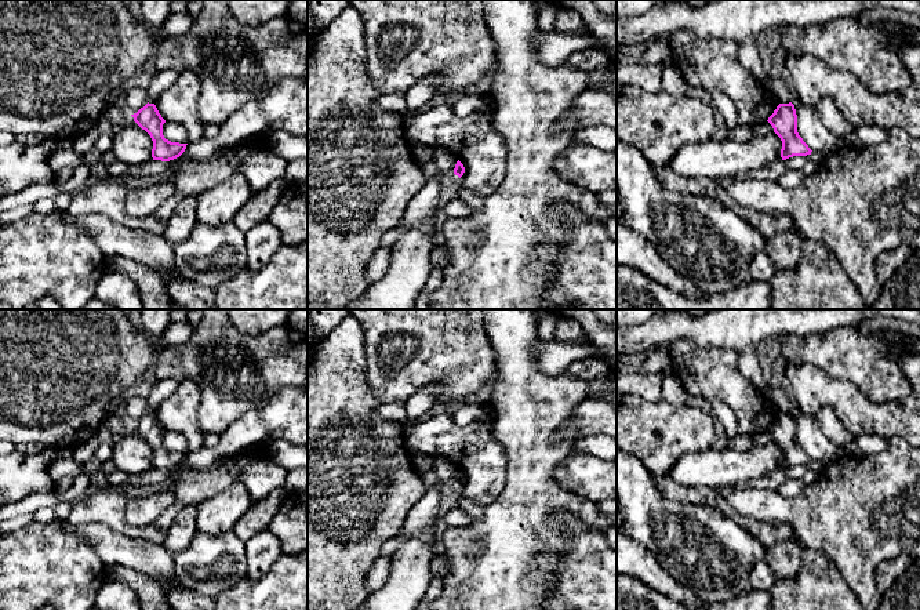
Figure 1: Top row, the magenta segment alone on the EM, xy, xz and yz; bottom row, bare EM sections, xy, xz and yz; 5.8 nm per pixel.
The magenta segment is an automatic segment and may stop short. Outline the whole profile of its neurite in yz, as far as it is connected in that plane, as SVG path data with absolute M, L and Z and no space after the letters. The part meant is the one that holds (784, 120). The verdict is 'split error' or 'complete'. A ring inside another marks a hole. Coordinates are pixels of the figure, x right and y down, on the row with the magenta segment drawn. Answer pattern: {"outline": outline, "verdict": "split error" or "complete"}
{"outline": "M792 102L779 104L767 121L782 141L782 160L811 155L812 150L797 132L797 115Z", "verdict": "complete"}

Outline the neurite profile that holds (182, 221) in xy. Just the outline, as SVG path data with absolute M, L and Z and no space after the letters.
M196 195L181 197L163 233L168 243L171 244L181 243L192 233L197 222L196 208L197 208Z

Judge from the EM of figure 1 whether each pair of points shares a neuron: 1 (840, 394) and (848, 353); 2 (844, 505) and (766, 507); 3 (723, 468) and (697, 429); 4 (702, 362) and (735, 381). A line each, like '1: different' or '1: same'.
1: different
2: same
3: different
4: same

